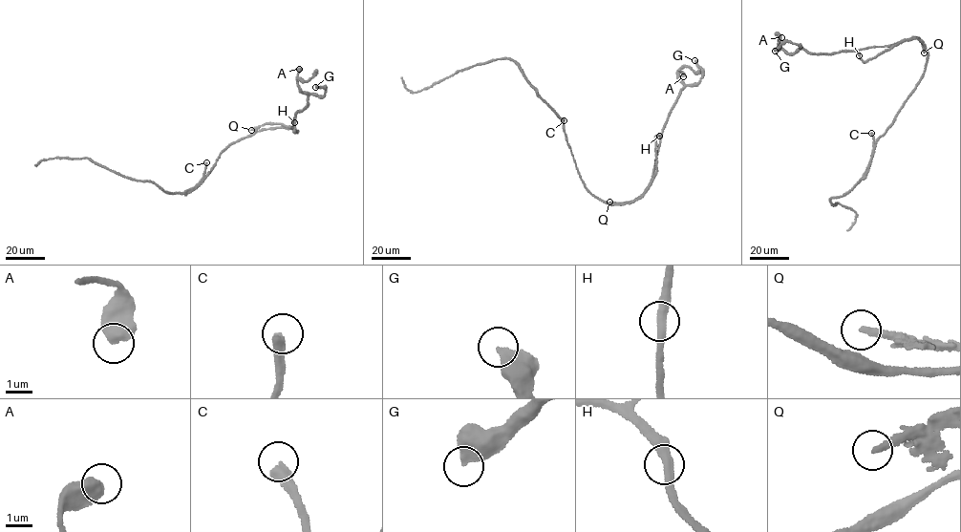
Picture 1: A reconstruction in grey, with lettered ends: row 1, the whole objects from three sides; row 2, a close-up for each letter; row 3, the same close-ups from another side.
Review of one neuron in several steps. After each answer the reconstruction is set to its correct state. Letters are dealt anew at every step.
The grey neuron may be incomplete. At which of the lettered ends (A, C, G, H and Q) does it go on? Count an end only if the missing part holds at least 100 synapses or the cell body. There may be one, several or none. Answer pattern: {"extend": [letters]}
{"extend": ["C", "Q"]}

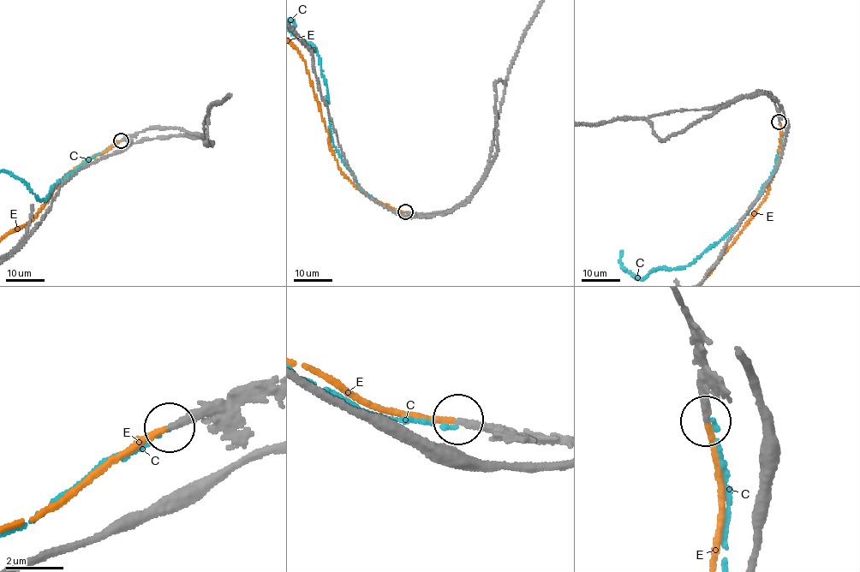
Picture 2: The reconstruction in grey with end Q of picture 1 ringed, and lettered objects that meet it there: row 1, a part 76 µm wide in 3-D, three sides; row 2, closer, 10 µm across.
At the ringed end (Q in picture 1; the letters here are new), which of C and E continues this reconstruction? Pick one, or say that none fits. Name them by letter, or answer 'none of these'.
E

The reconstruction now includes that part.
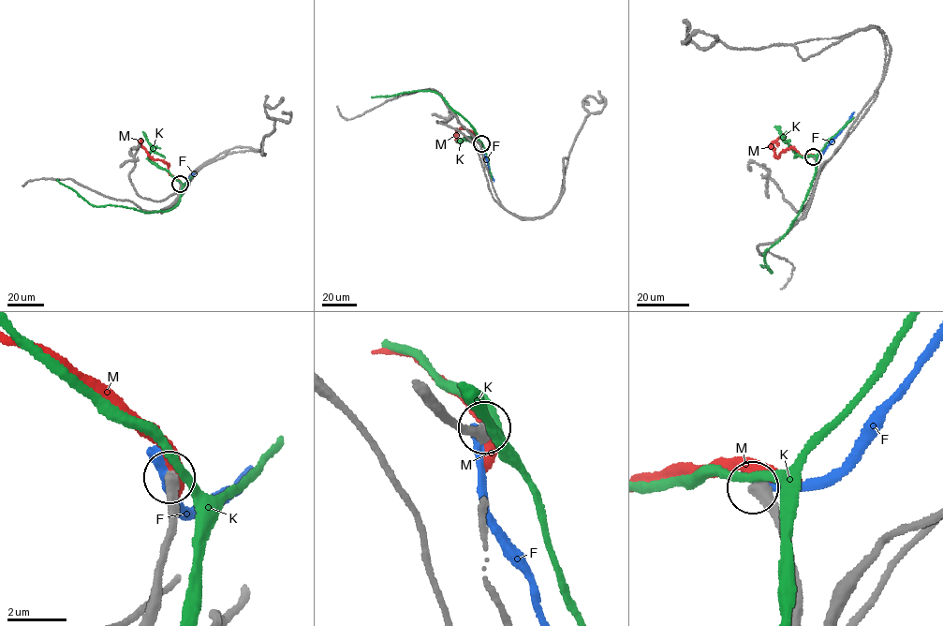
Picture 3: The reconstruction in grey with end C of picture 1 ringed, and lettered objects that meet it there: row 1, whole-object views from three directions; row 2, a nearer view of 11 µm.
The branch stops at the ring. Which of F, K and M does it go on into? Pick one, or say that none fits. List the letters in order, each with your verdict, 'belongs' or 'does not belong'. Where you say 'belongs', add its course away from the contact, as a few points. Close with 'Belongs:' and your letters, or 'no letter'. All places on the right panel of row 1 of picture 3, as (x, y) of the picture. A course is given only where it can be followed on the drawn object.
F: does not belong
K: does not belong
M: does not belong
Belongs: no letter

